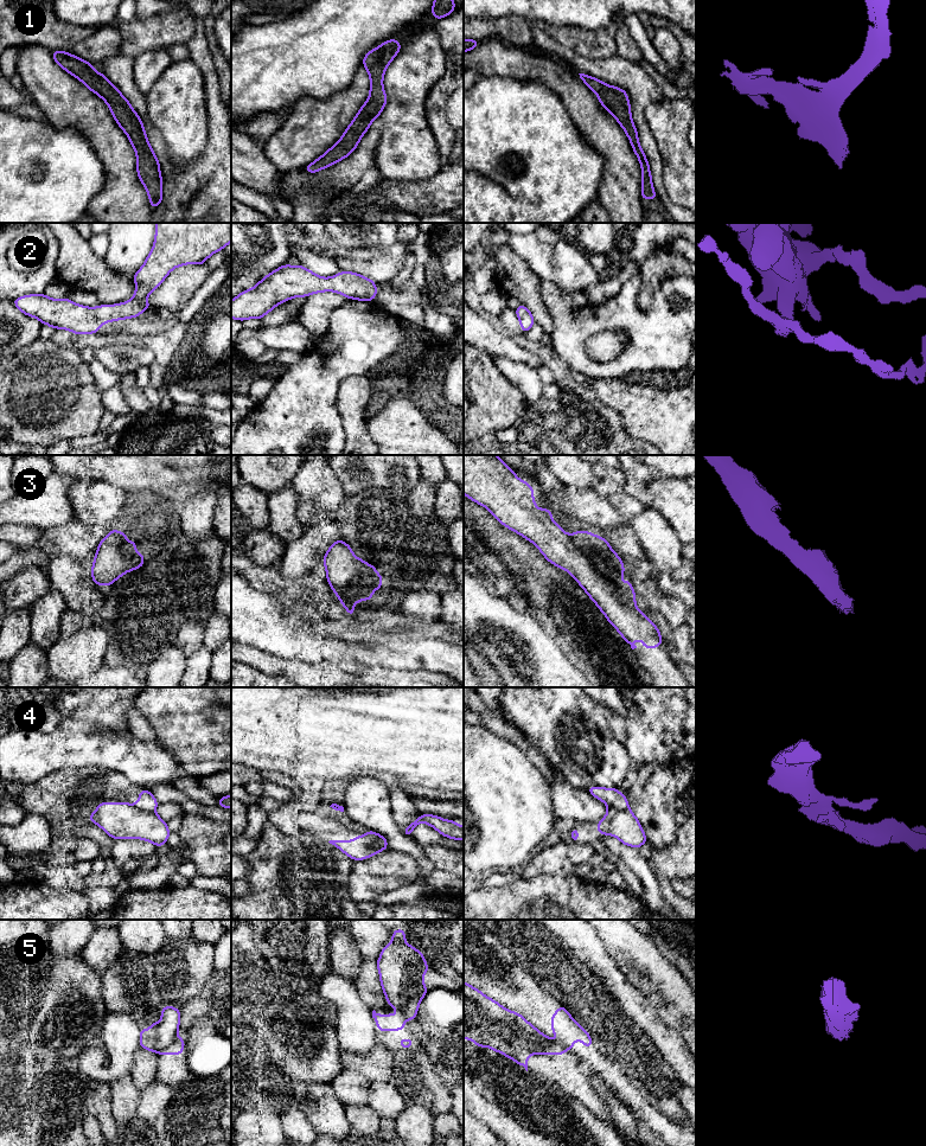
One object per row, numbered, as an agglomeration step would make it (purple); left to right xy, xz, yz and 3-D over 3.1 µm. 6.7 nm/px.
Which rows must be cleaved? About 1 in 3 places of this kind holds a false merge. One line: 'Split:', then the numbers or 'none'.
Split: 4, 5

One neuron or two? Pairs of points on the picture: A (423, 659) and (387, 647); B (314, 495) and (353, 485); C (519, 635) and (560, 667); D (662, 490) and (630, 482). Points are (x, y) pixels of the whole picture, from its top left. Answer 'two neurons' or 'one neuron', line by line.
A: one neuron
B: two neurons
C: one neuron
D: one neuron

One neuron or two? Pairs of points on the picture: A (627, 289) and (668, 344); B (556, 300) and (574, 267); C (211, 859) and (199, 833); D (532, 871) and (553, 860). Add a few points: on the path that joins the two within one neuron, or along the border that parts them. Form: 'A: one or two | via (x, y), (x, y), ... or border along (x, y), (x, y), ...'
A: one | via (627, 303), (653, 332)
B: two | border along (542, 279), (547, 279), (570, 293)
C: one | via (208, 853), (204, 839)
D: one | via (537, 866), (548, 862)

